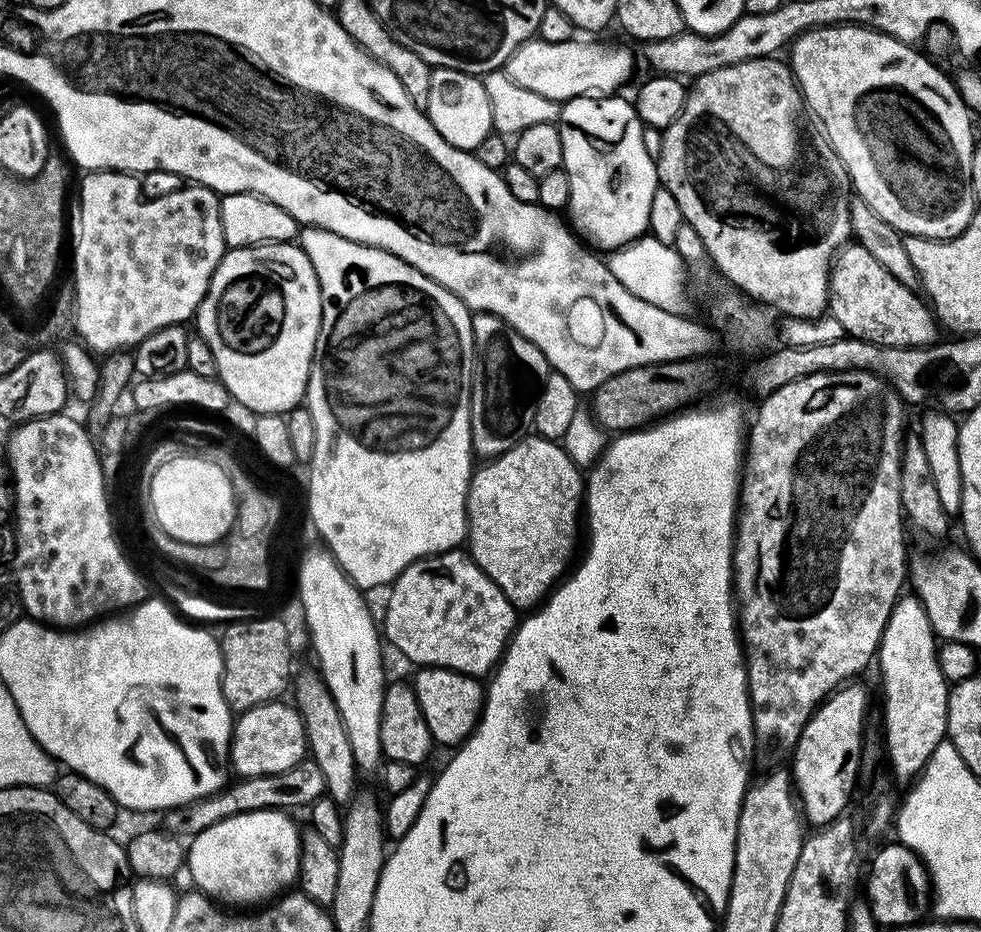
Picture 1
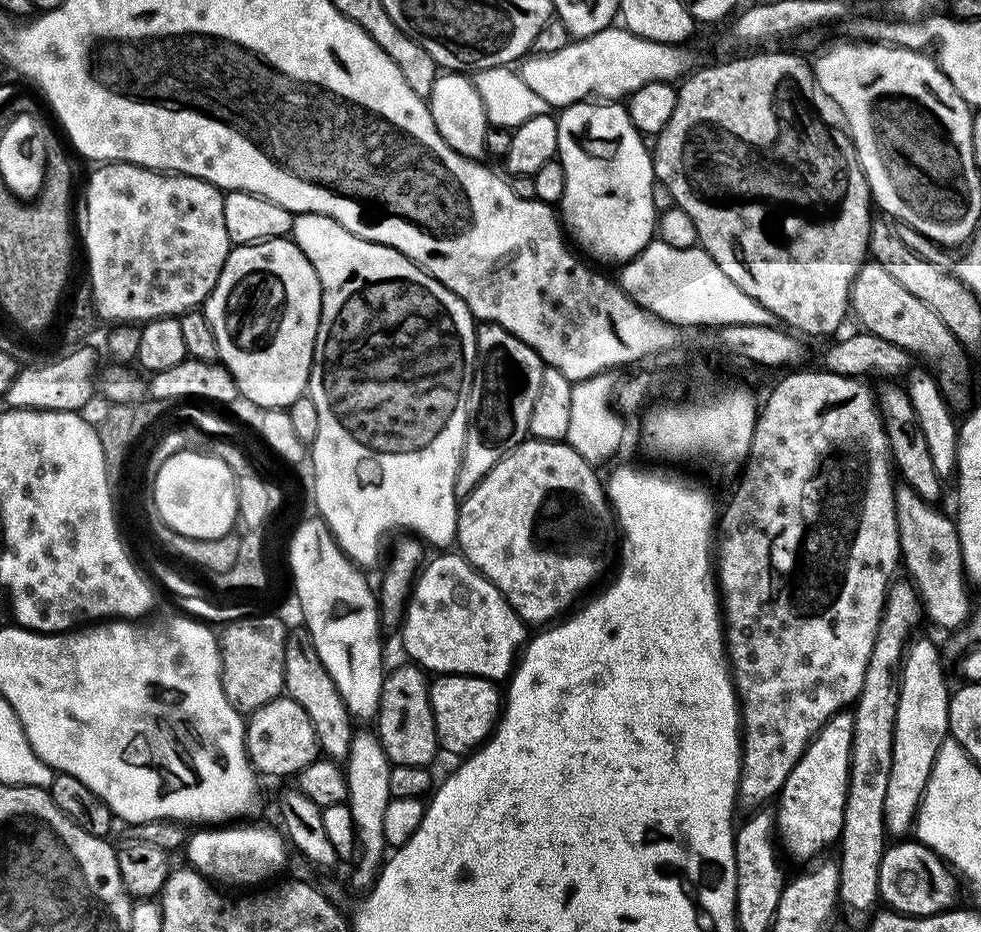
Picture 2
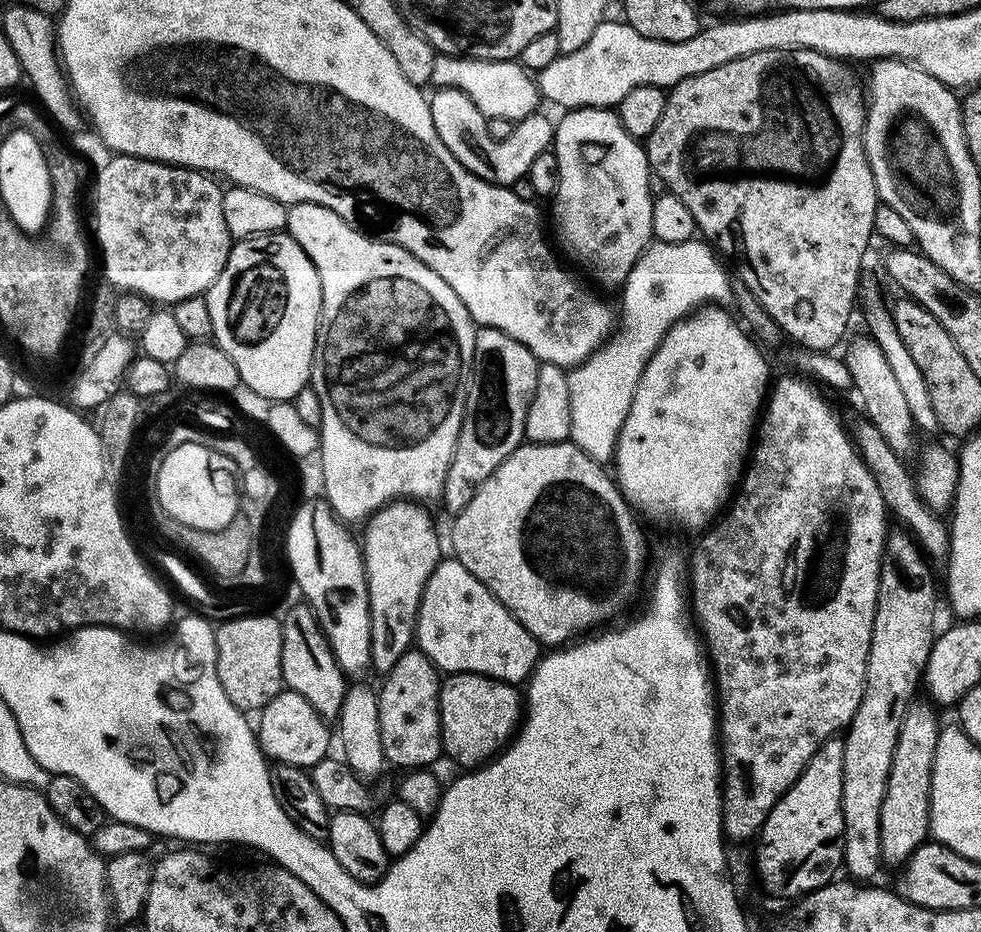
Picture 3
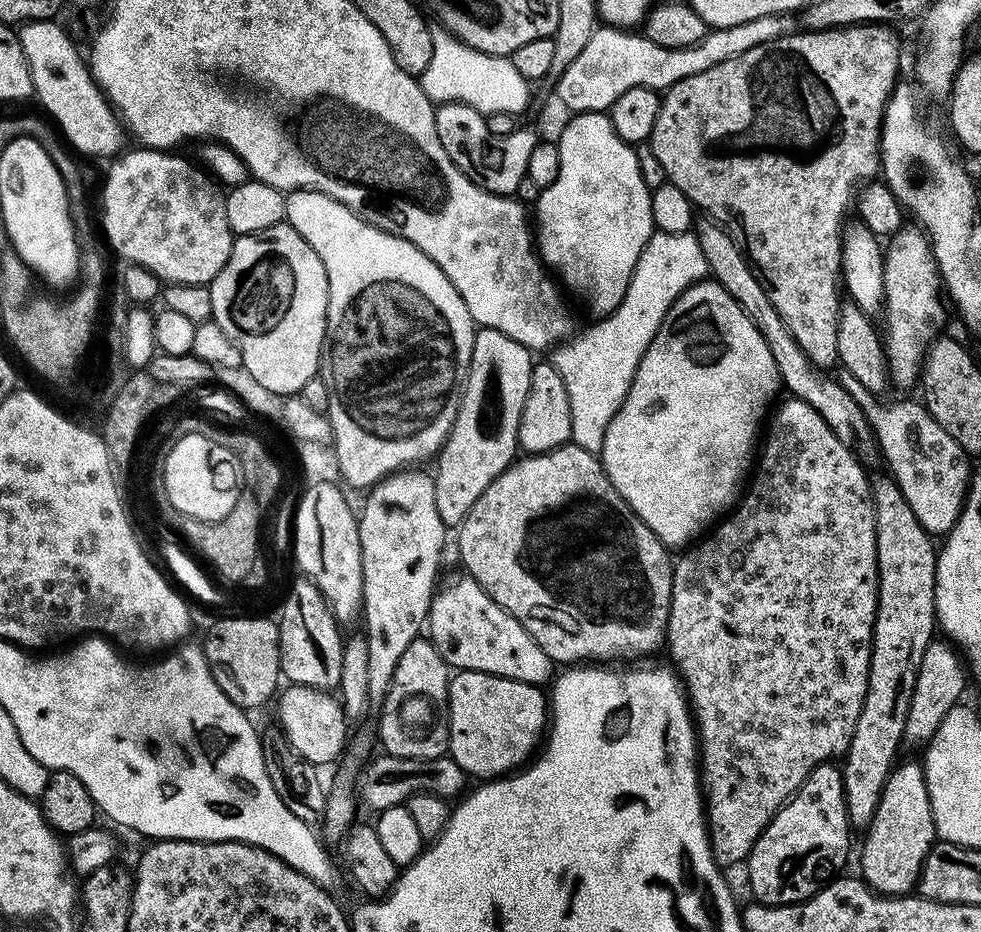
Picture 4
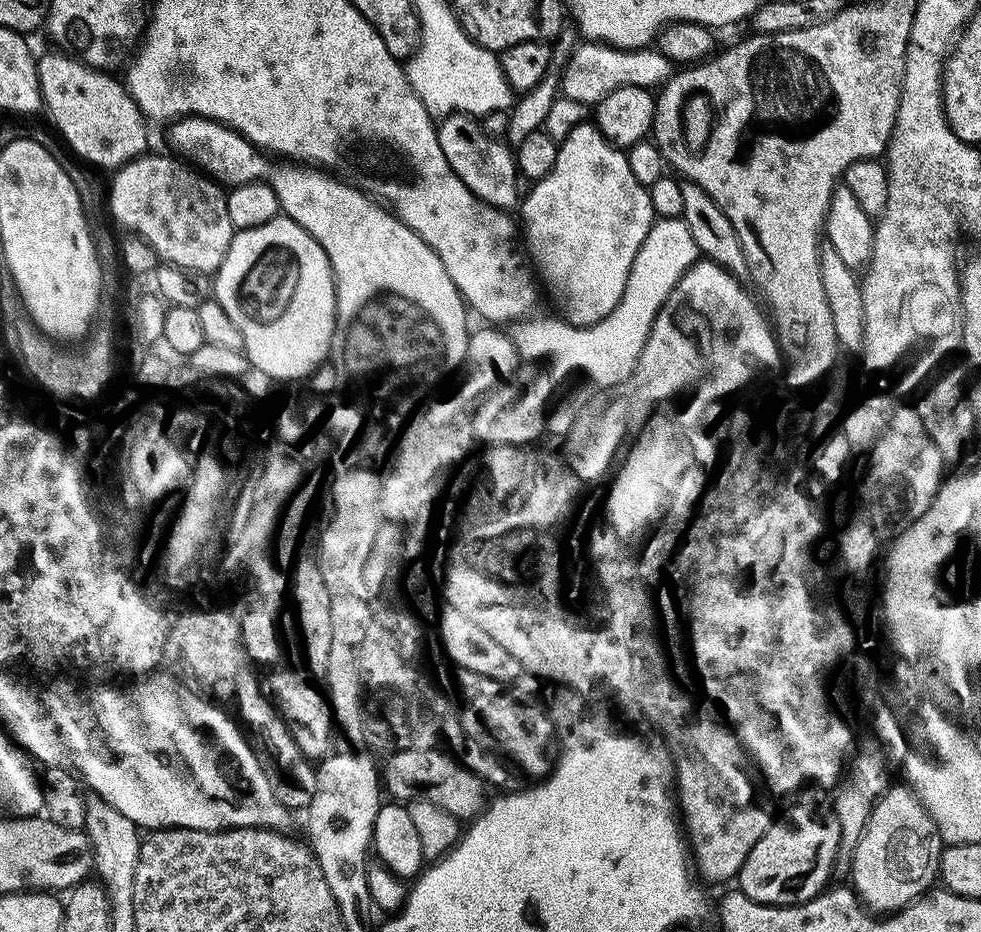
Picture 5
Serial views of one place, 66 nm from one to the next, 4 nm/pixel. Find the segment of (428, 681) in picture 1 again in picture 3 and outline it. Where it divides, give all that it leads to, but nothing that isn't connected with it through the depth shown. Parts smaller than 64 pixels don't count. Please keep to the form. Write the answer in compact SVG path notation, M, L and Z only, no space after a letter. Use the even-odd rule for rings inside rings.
M454 672L443 677L440 685L440 747L445 757L449 756L456 764L461 764L461 769L471 770L479 768L488 763L493 756L504 751L508 747L513 736L516 735L522 723L522 692L517 685L507 684L504 680L495 680L482 674L473 672Z

